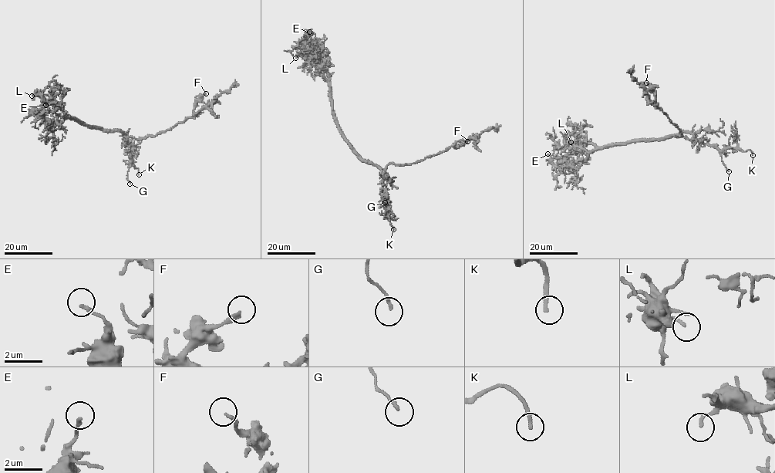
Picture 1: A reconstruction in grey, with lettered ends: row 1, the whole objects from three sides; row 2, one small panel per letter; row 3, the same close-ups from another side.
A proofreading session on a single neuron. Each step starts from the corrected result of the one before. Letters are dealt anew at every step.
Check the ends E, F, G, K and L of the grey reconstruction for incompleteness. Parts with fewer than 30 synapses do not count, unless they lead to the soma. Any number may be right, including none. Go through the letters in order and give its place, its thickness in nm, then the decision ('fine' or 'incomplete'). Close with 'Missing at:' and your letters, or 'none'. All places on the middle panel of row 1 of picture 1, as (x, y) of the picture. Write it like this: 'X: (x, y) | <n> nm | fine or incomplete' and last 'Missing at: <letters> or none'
E: (309, 32) | 180 nm | fine
F: (467, 141) | 200 nm | fine
G: (385, 202) | 130 nm | fine
K: (393, 229) | 180 nm | incomplete
L: (295, 58) | 140 nm | fine
Missing at: K

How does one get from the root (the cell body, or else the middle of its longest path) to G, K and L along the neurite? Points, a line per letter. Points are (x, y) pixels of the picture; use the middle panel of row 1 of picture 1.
G: (373, 164), (379, 167), (381, 175), (387, 179), (387, 197), (382, 201), (385, 202)
K: (373, 164), (379, 167), (381, 175), (387, 179), (388, 217), (393, 229)
L: (373, 164), (359, 157), (341, 132), (334, 113), (329, 82), (306, 55), (298, 55), (295, 58)

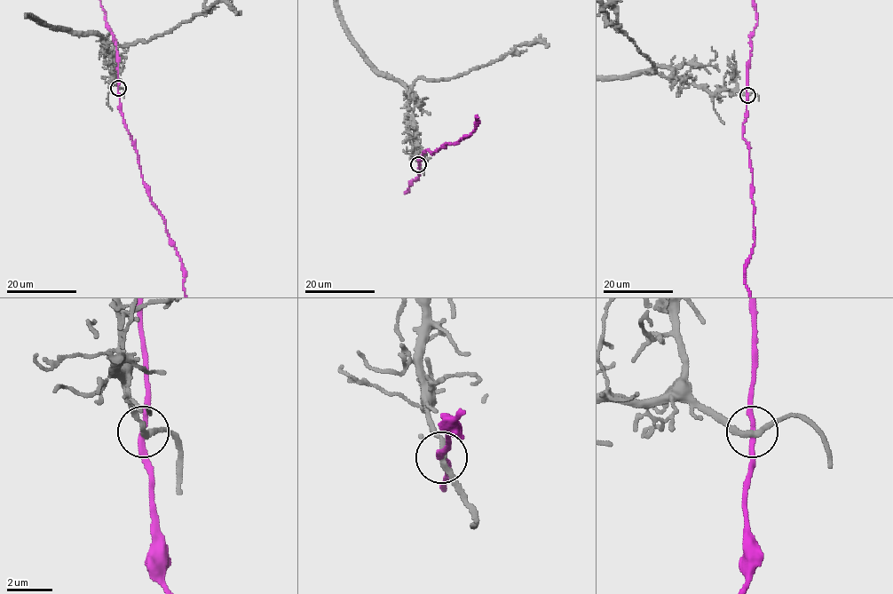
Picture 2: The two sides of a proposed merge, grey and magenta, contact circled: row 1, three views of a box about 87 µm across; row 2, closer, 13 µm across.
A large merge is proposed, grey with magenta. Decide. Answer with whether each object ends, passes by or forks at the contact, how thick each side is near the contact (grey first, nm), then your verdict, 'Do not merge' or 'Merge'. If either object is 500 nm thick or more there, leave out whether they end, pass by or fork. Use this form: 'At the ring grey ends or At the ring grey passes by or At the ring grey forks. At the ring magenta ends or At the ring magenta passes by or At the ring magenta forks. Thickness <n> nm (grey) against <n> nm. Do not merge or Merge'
At the ring grey passes by. At the ring magenta passes by. Thickness 240 nm (grey) against 200 nm. Do not merge

